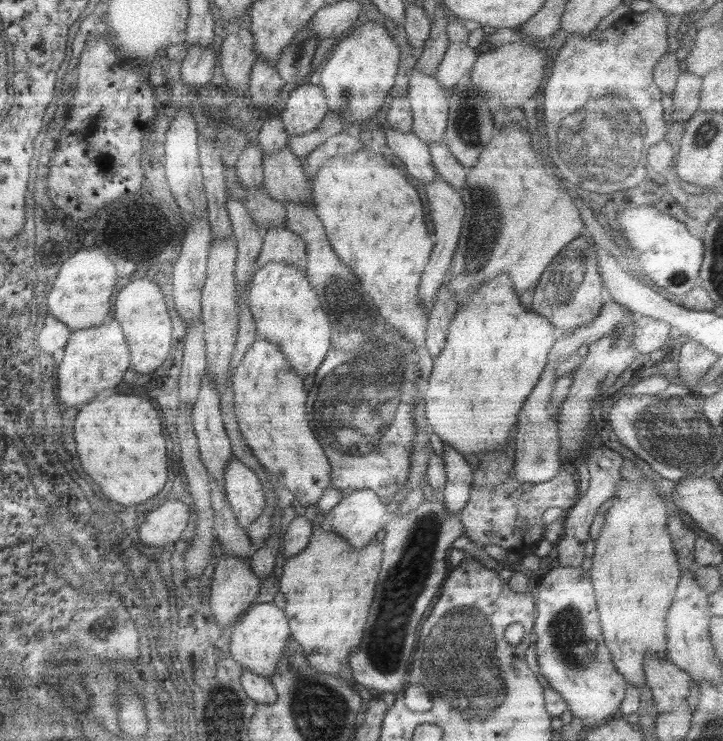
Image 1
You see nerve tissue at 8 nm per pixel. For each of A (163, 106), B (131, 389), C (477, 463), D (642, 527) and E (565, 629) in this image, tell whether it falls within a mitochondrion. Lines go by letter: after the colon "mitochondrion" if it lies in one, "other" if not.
A: other
B: other
C: other
D: other
E: mitochondrion

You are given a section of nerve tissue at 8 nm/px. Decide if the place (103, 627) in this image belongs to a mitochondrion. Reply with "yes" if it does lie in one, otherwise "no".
no

